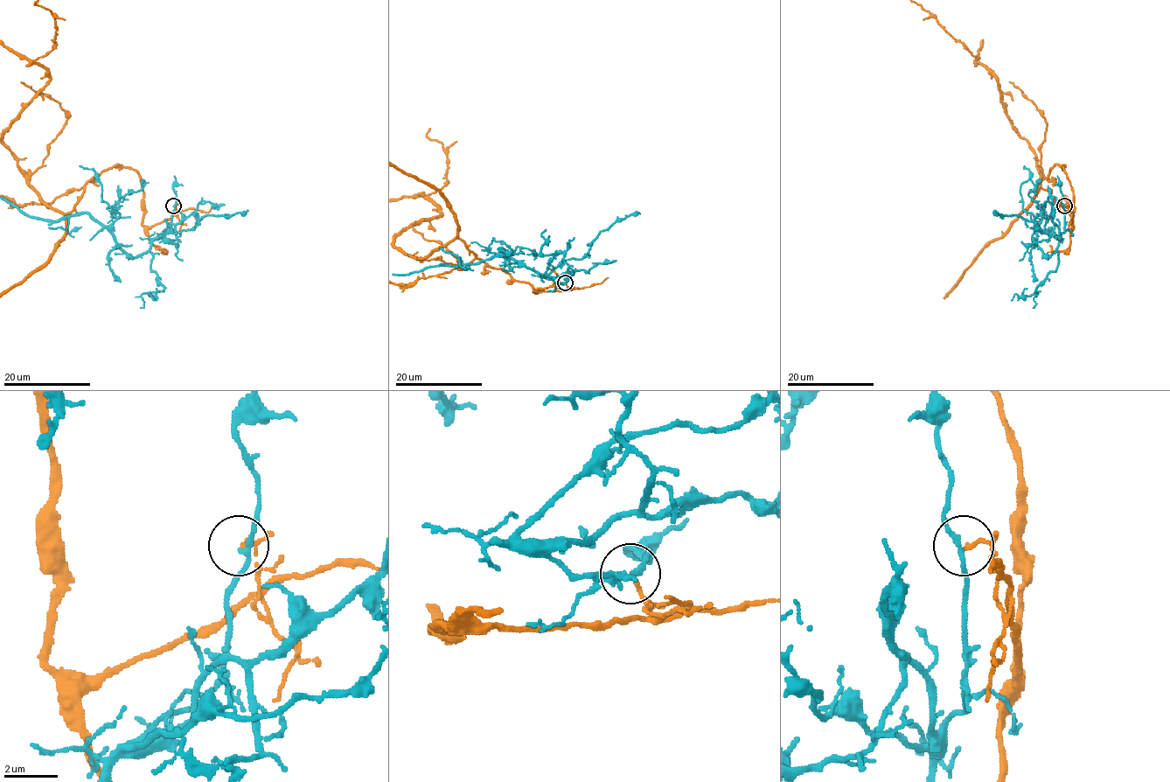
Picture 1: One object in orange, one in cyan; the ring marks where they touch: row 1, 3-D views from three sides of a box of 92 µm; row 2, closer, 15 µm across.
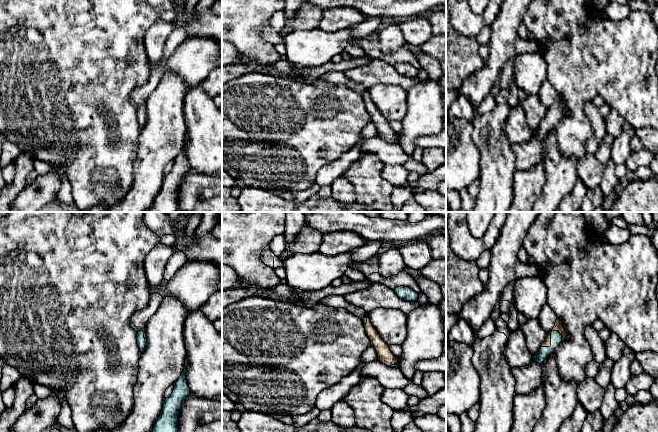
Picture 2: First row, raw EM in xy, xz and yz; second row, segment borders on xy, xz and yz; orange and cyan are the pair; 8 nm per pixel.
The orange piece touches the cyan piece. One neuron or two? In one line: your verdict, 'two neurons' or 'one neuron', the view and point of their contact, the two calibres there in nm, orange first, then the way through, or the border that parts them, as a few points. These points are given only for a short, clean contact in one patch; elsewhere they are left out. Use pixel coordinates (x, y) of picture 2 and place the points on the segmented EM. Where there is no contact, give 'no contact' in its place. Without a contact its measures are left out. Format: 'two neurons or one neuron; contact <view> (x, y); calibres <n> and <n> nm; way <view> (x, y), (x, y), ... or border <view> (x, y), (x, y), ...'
two neurons; contact yz (550, 338); calibres 70 and 90 nm

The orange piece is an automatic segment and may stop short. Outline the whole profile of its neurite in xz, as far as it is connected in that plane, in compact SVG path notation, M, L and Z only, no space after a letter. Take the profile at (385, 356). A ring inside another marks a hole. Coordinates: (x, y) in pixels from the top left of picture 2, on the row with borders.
M368 316L364 317L367 319L367 323L365 324L362 320L365 328L365 332L370 338L371 346L374 347L378 354L378 360L387 365L395 365L398 362L398 358L396 358L393 353L391 352L389 345L387 345L380 335L378 334L377 330L374 328L374 326L371 323L371 320L368 318Z

